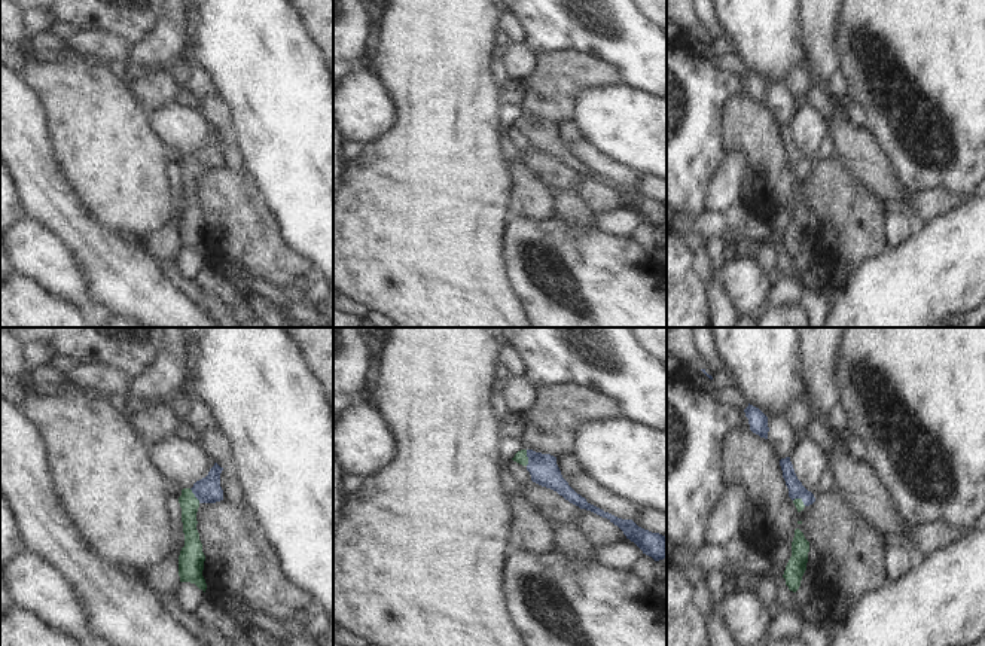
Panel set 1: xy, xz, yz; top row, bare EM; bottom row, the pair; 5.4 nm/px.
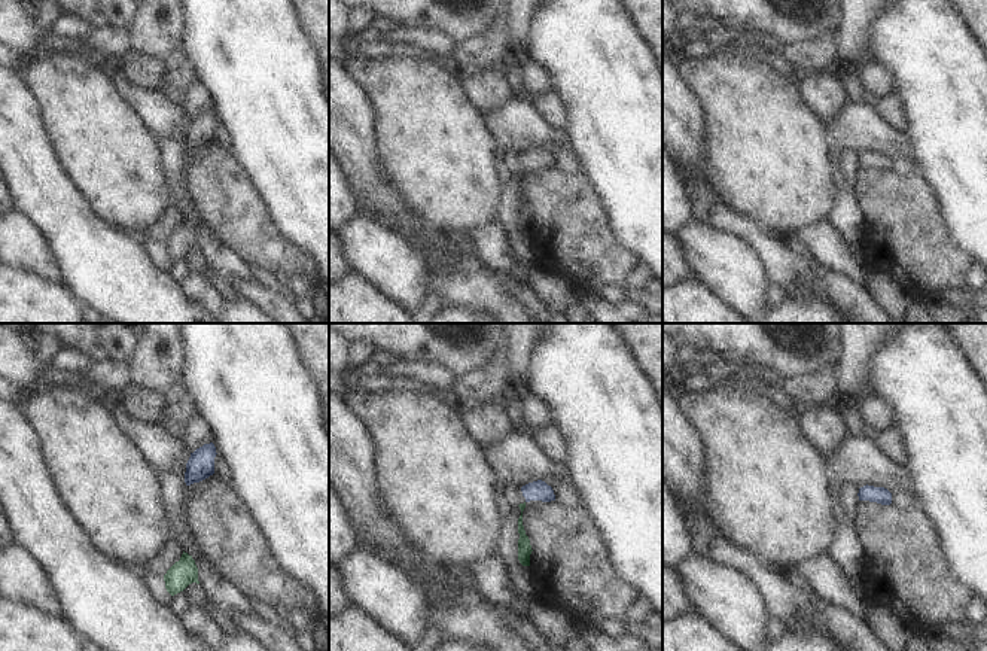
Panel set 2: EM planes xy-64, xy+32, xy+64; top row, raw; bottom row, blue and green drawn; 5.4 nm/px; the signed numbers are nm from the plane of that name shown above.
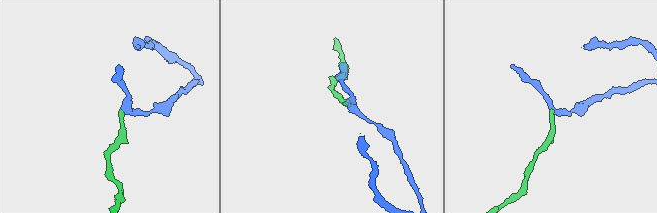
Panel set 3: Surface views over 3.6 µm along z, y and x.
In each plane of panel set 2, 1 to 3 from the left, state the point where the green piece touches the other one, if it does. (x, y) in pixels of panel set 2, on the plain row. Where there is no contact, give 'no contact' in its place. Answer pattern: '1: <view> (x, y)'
1: no contact
2: no contact
3: no contact

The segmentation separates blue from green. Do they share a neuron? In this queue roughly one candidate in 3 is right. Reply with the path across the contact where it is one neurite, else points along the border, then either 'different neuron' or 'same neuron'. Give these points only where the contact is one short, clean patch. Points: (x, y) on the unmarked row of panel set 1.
runs through xz (543, 136), (527, 122), (520, 124); same neuron

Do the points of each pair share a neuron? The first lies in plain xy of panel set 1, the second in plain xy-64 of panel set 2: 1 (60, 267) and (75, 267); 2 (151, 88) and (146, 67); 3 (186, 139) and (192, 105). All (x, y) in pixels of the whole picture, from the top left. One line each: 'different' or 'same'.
1: different
2: same
3: different

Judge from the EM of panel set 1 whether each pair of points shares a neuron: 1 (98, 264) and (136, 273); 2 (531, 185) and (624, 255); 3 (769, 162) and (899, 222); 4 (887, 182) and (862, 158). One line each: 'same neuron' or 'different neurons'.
1: same neuron
2: different neurons
3: different neurons
4: same neuron

